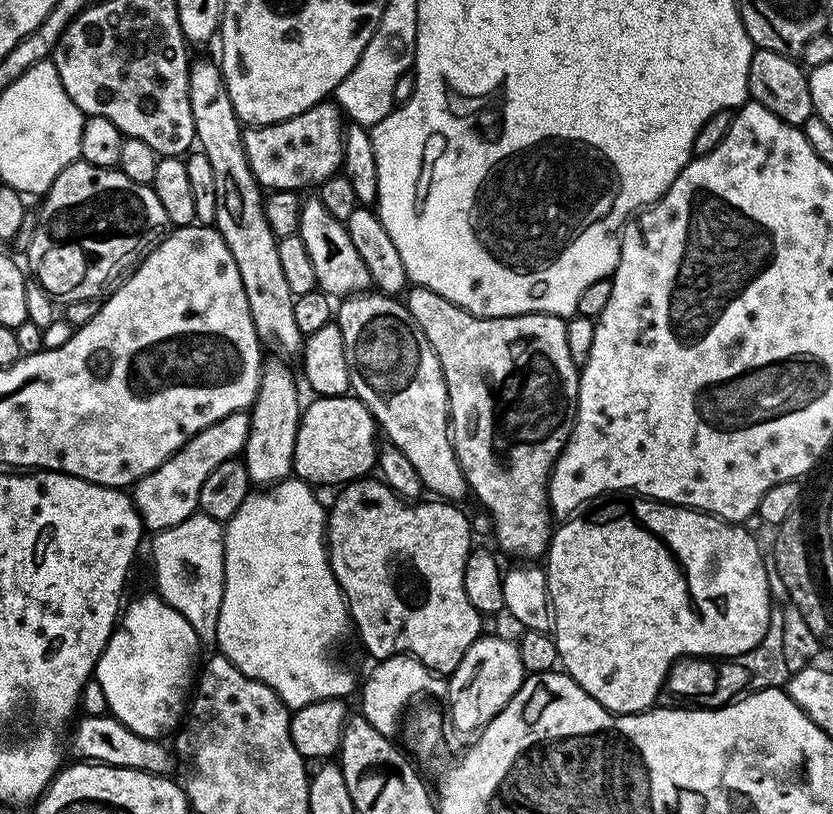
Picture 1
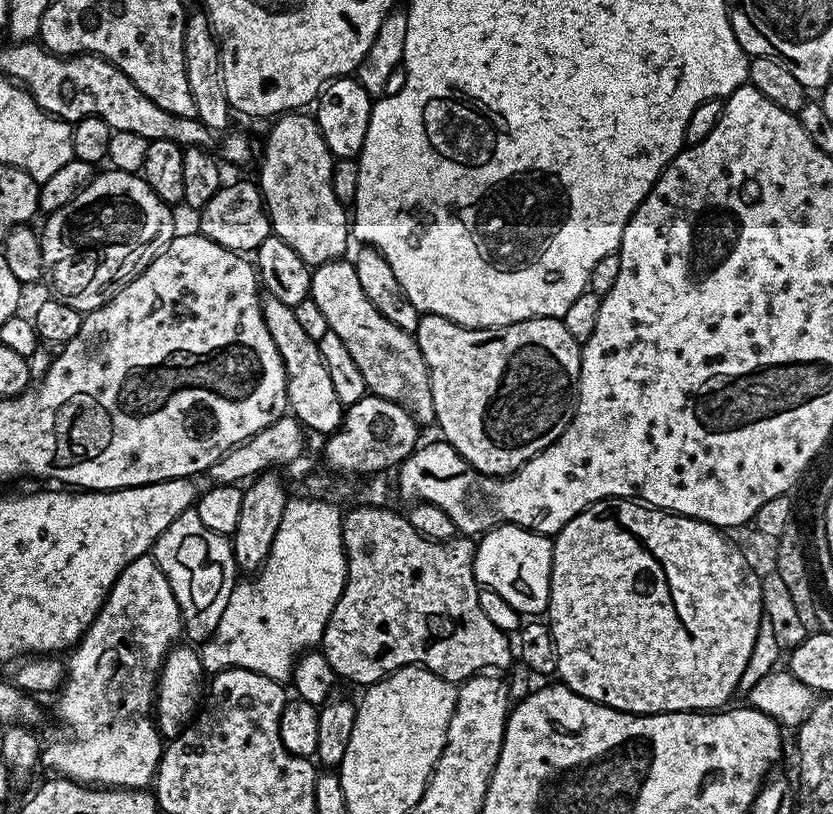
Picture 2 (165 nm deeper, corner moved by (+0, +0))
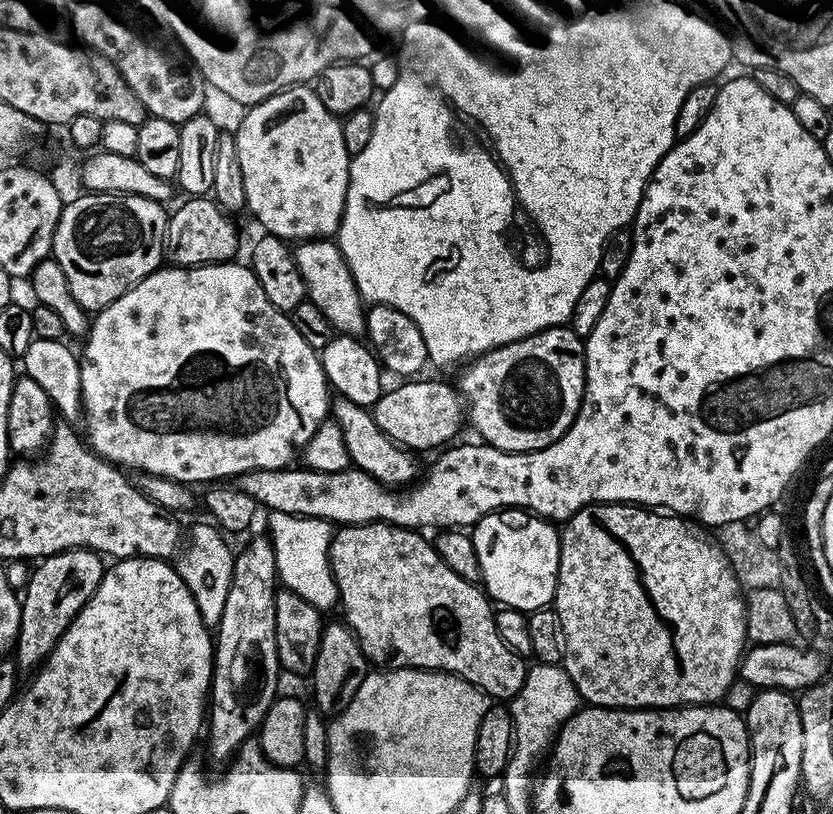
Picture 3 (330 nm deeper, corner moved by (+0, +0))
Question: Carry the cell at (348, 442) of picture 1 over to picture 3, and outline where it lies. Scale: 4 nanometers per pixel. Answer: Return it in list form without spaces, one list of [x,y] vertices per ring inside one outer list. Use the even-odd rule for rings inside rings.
[[[412,378],[400,382],[397,388],[389,387],[381,392],[378,402],[370,411],[374,422],[401,448],[421,454],[427,448],[443,449],[457,439],[456,431],[462,424],[462,397],[455,387],[439,384],[436,380]]]

